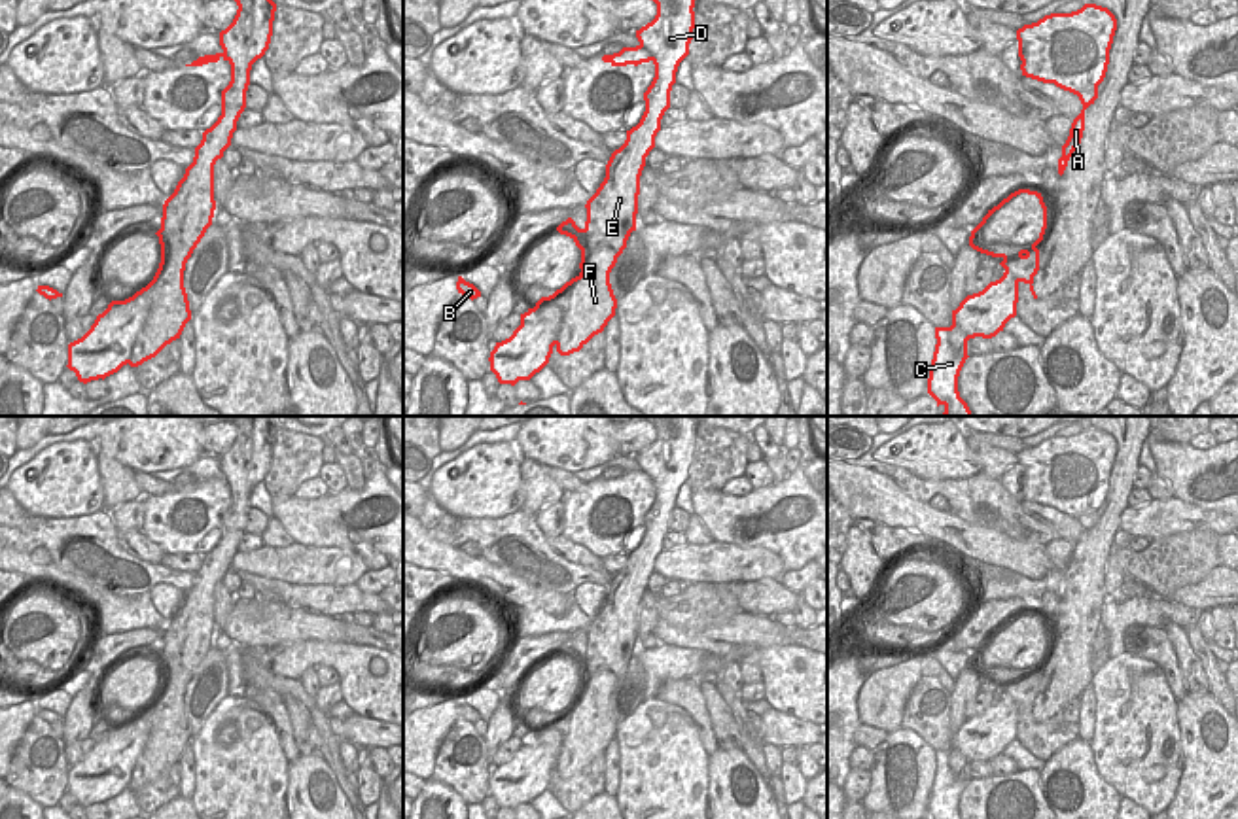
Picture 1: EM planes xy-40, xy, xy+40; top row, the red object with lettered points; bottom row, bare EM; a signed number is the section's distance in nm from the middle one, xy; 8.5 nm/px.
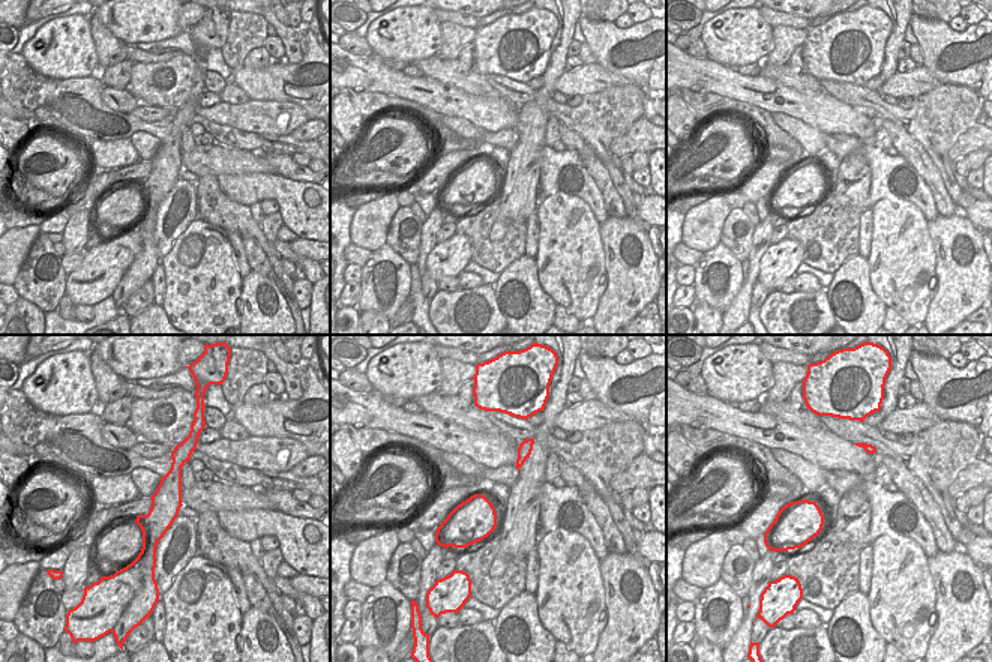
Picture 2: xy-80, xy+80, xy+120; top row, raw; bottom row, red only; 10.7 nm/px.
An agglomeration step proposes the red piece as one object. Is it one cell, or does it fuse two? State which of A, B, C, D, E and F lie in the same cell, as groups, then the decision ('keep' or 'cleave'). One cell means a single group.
groups A D E F / B C; cleave

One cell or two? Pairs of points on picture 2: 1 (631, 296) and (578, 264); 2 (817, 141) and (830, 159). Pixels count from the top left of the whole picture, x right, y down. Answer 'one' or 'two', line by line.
1: two
2: two

